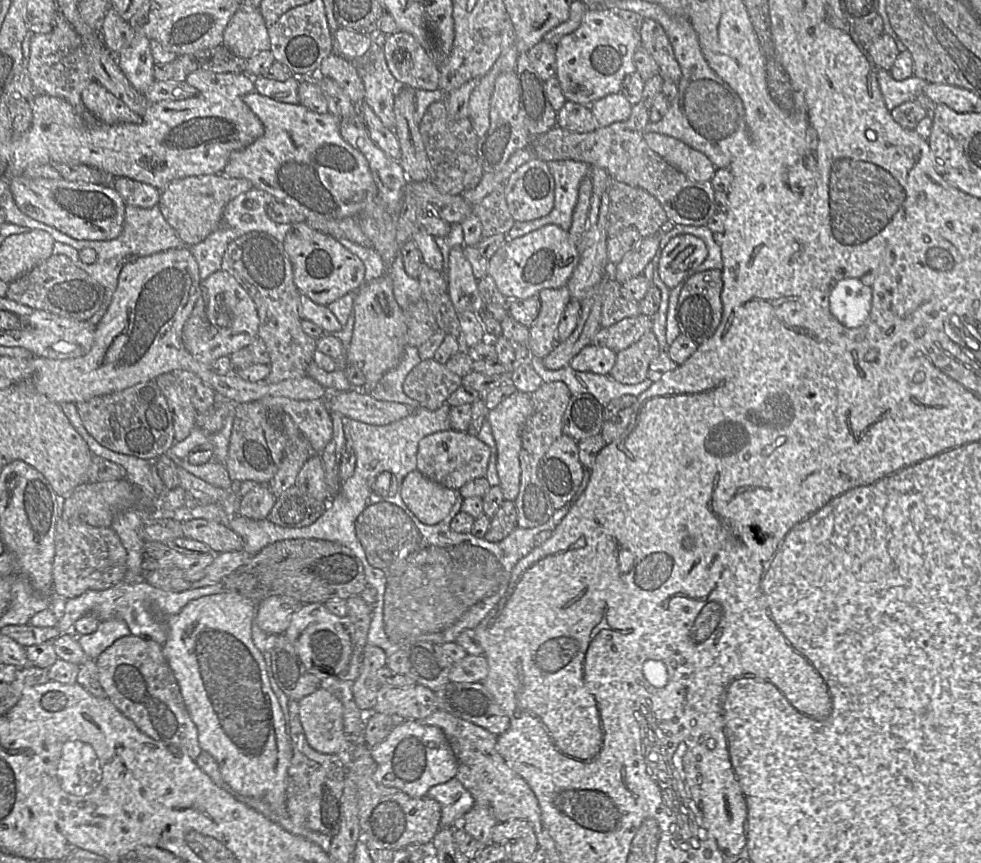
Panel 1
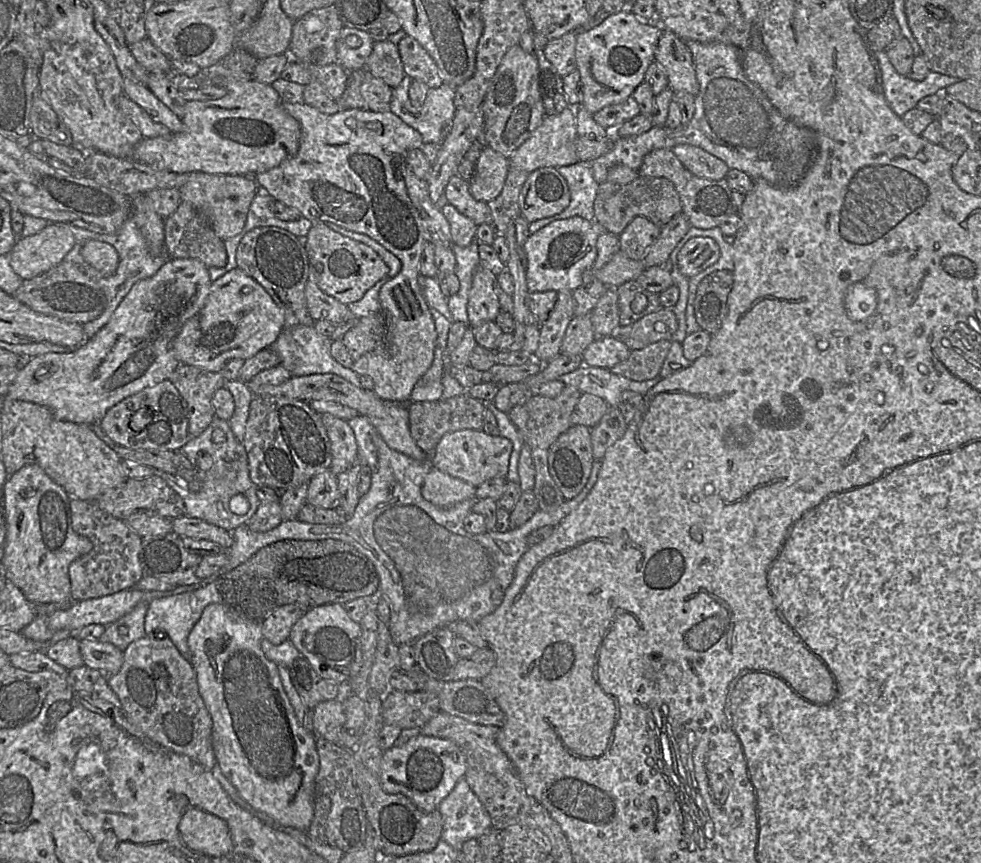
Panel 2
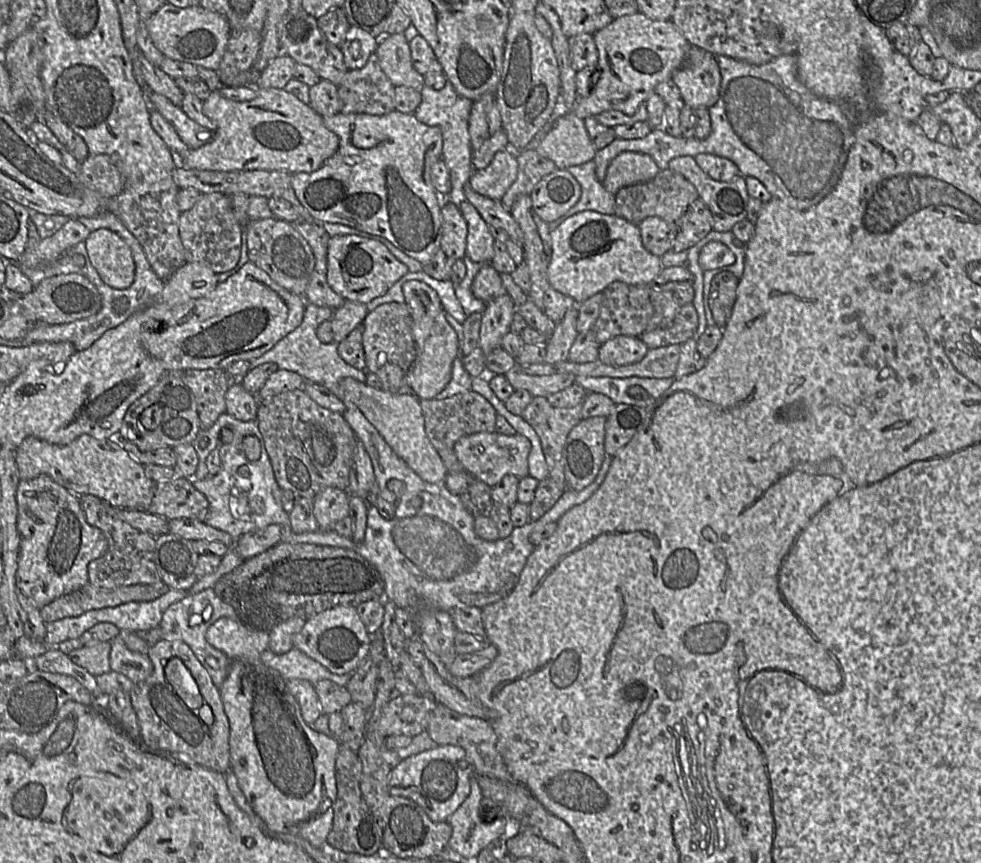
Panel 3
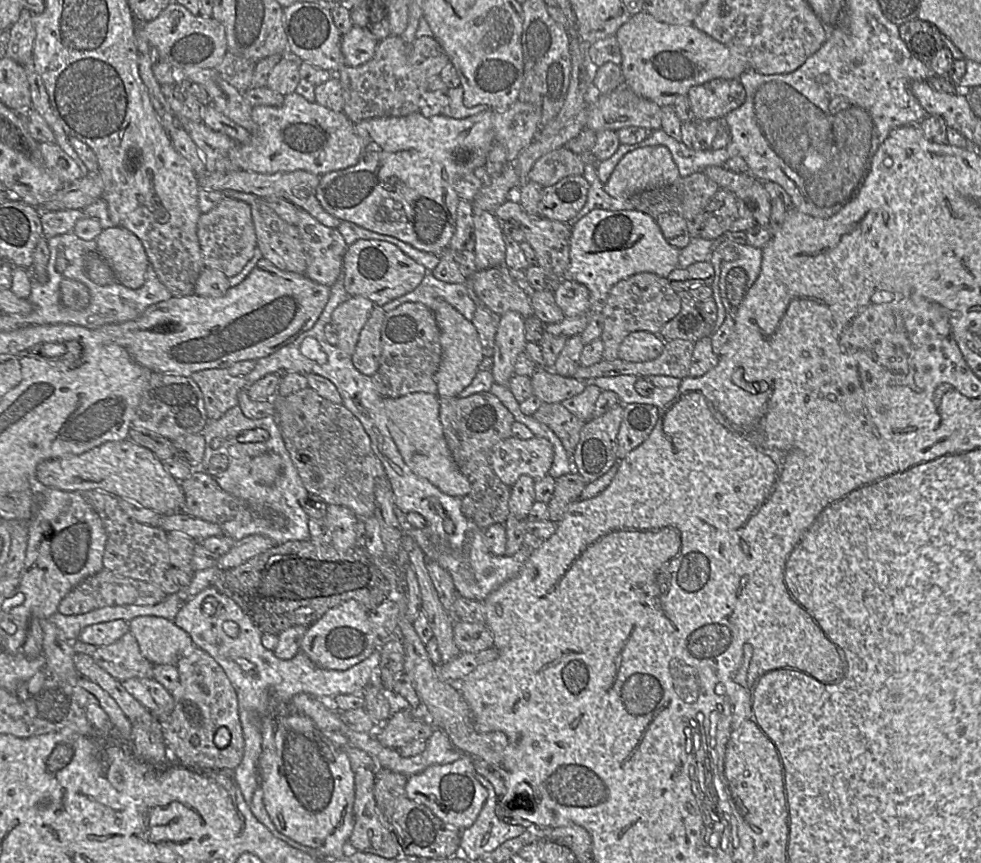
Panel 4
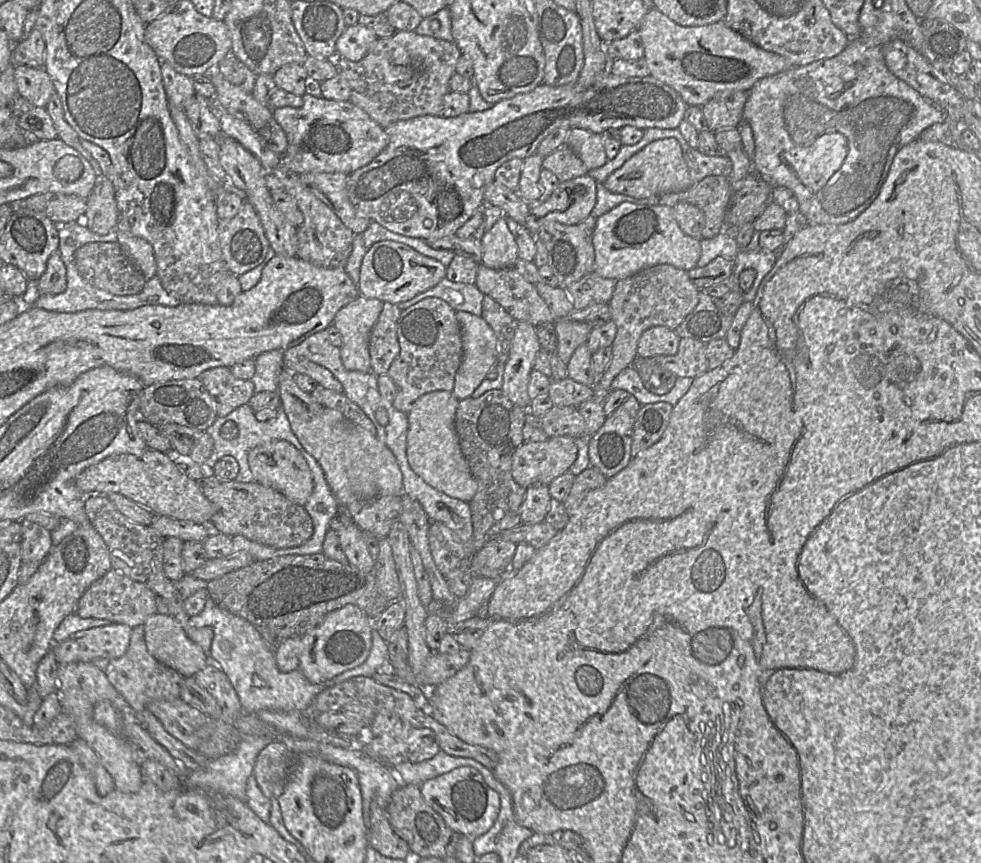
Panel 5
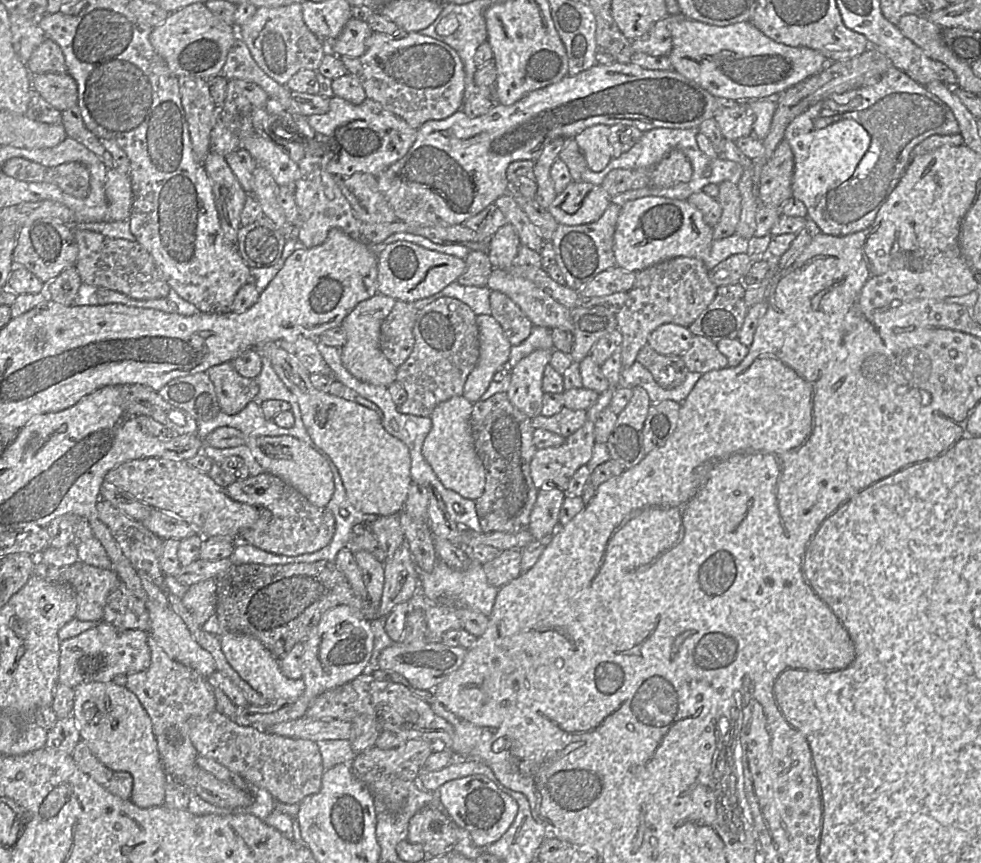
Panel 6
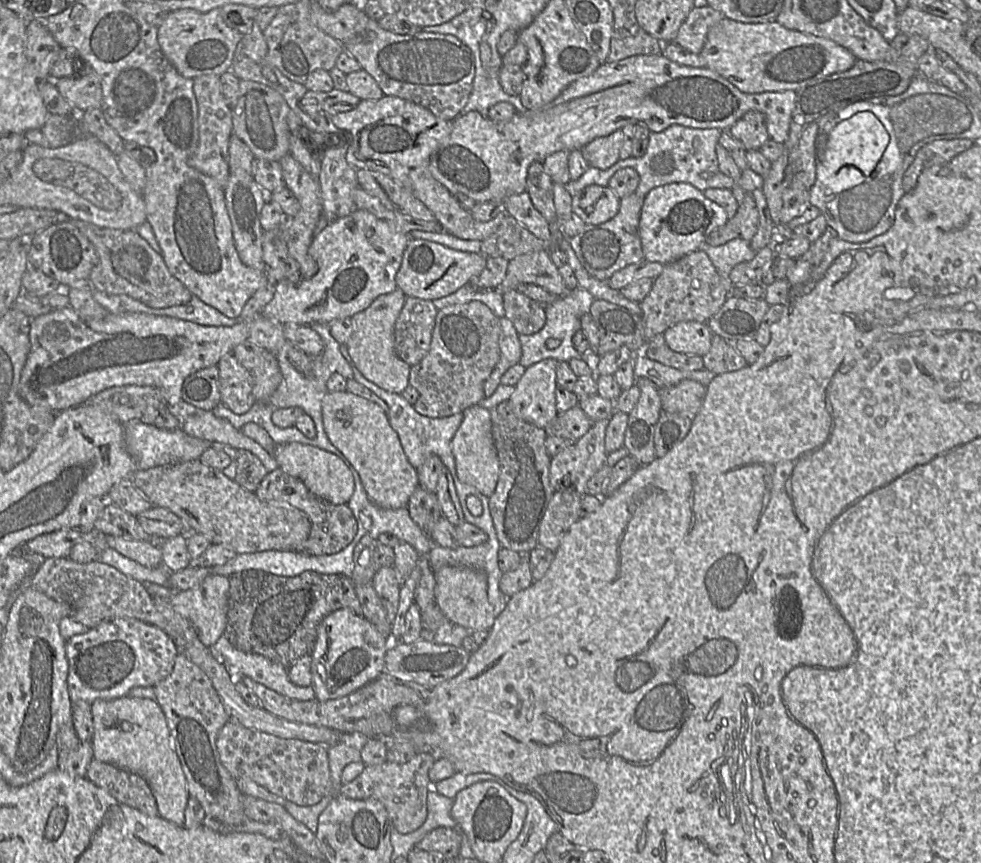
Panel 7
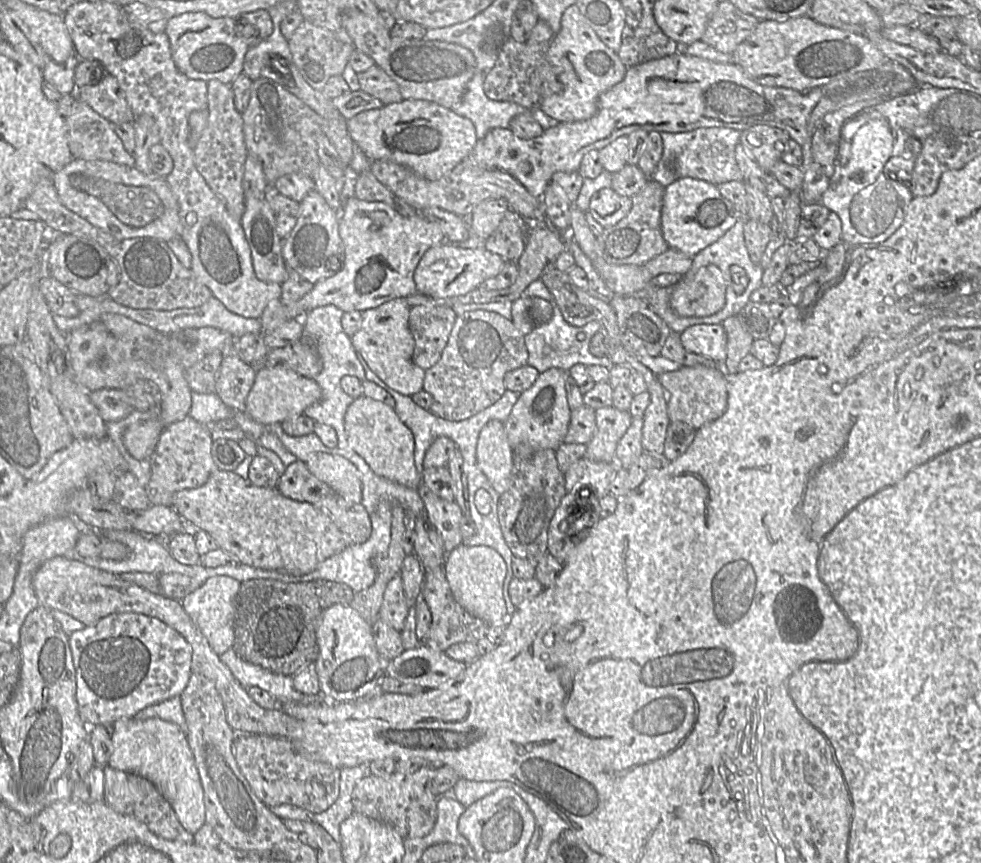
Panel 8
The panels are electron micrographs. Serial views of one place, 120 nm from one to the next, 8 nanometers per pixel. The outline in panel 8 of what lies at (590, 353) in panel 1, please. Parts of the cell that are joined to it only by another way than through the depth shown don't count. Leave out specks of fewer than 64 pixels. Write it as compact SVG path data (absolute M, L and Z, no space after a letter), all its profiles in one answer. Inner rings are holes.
M697 324L680 333L683 347L690 352L722 361L727 356L727 335L722 324Z

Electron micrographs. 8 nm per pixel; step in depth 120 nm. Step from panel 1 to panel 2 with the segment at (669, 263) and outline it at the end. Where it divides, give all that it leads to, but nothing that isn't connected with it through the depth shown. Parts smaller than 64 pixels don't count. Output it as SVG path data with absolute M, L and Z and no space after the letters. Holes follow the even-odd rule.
M693 237L678 252L675 268L685 277L692 277L720 257L718 244L709 237Z

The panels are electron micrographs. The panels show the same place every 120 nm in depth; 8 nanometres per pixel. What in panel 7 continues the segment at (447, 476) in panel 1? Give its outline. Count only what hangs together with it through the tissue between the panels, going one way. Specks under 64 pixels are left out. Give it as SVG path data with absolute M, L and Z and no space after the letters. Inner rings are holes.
M609 420L594 422L588 432L572 446L551 457L549 480L555 491L573 489L586 493L589 479L606 464L605 432Z

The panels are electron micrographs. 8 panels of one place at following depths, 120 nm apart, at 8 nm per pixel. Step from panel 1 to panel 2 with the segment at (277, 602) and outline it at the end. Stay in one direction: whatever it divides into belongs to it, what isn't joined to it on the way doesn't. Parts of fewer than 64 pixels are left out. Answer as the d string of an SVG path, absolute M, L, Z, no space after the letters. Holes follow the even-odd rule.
M287 604L276 608L261 623L264 638L274 645L288 640L292 627L306 611L306 608L298 604Z

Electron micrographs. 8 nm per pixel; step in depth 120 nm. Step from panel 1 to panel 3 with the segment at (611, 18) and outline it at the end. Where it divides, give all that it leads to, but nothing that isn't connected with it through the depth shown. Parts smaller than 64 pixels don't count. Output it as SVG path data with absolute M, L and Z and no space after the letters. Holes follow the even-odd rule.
M641 12L615 18L607 26L596 31L593 39L598 50L597 70L600 76L594 91L587 97L578 98L571 110L582 120L608 110L618 110L628 115L635 113L639 105L655 92L657 84L671 79L692 46L670 20L653 20Z

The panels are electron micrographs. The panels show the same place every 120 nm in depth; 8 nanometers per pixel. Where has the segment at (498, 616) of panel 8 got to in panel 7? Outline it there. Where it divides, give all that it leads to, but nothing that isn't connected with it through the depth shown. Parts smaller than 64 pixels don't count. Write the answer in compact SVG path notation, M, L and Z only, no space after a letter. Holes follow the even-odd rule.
M445 565L435 571L434 601L453 624L469 631L490 630L496 618L487 595L487 575L465 566Z

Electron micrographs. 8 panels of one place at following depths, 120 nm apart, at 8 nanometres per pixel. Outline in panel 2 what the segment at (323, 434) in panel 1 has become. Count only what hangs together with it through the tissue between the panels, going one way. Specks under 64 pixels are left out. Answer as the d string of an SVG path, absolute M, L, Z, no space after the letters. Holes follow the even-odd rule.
M321 414L331 444L330 471L337 476L358 462L358 447L353 430L347 421L329 414Z

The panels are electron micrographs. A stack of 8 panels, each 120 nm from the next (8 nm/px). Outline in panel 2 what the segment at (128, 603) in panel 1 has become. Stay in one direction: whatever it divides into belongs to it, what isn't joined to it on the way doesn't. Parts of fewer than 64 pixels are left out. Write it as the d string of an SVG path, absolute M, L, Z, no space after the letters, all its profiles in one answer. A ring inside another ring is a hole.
M213 582L191 592L156 598L147 605L144 621L146 635L157 639L168 637L180 653L189 659L188 635L200 619L204 608L213 603L223 603L222 596Z

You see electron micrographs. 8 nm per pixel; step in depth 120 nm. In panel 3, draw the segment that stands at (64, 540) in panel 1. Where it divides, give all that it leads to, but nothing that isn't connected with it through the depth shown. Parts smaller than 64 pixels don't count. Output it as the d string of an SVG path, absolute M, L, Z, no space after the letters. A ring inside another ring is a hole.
M90 495L79 497L87 522L105 535L108 548L104 555L88 564L88 583L100 588L113 589L118 586L154 584L161 582L154 562L156 537L133 528L119 517L119 508Z

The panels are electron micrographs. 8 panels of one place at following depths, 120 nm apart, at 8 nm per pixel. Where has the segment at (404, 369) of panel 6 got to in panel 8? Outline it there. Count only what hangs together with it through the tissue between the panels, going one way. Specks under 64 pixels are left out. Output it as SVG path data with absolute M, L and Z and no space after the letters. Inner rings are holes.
M475 310L458 315L440 360L425 371L423 390L434 398L429 411L446 420L462 421L496 403L507 390L504 383L506 374L527 365L528 350L524 337L511 320L498 313Z

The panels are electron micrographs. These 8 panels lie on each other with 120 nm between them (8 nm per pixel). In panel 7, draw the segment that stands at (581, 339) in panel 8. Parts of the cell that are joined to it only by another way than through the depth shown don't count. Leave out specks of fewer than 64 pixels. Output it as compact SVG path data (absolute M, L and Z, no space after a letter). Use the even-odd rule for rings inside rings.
M578 287L569 291L566 295L556 299L544 306L546 321L540 331L532 335L519 335L522 354L519 364L525 368L545 359L555 359L560 362L569 362L574 358L582 358L595 366L601 356L591 351L586 354L579 354L572 343L573 335L581 330L581 317L589 314L589 309L596 299L585 289Z

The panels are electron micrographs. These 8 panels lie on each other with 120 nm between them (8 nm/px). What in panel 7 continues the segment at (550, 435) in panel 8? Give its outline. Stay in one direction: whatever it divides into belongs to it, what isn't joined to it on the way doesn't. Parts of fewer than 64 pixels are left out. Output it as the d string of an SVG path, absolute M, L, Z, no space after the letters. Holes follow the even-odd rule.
M545 359L527 367L521 379L514 386L515 390L509 400L517 417L541 429L544 429L559 414L555 397L558 364L559 362L555 359Z

